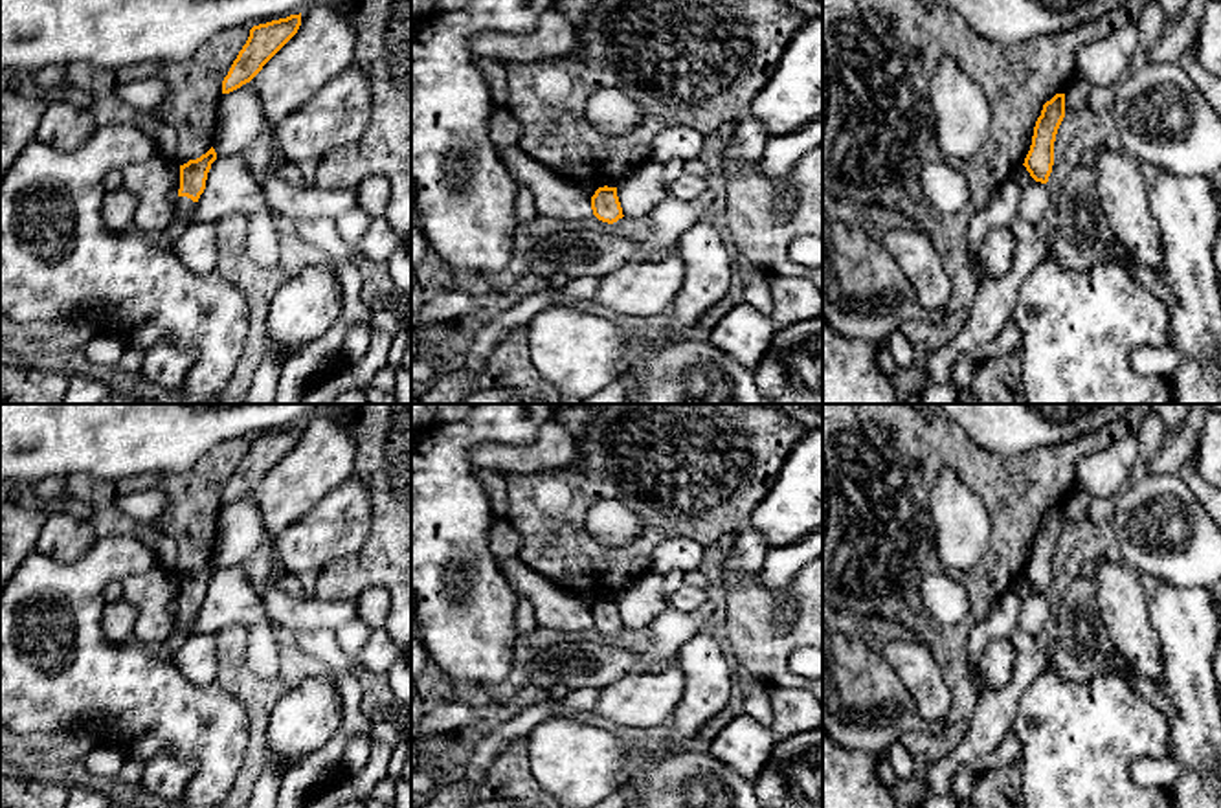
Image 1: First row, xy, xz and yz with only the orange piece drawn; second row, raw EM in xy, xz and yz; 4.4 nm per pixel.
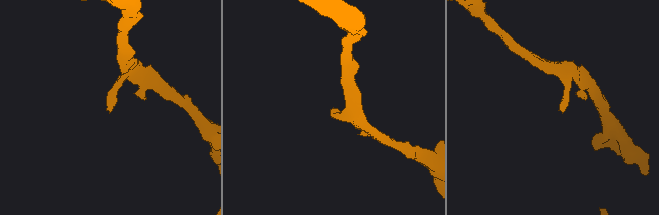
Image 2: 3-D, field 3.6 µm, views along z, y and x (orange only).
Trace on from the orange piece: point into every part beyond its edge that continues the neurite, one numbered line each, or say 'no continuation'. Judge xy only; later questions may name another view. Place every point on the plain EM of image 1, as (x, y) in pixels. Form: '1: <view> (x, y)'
1: xy (184, 617)

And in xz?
no continuation

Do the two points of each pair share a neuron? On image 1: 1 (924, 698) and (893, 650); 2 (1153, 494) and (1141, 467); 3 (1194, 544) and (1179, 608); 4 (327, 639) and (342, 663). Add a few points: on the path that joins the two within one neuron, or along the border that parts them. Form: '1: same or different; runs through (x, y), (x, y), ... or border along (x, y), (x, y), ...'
1: same; runs through (924, 687), (924, 682), (904, 662)
2: different; border along (1148, 474), (1126, 487)
3: different; border along (1161, 581), (1172, 586), (1201, 588)
4: same; runs through (327, 645), (336, 658)

